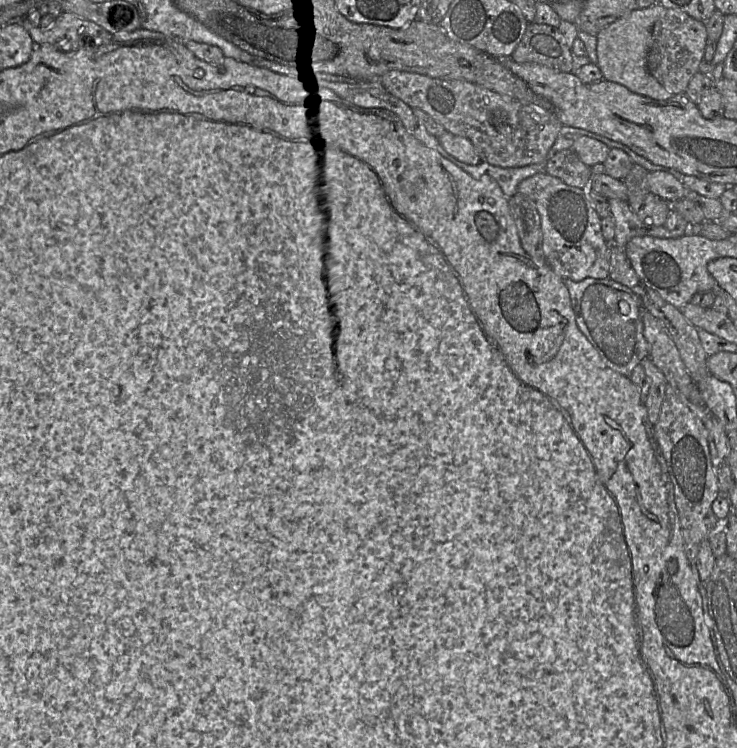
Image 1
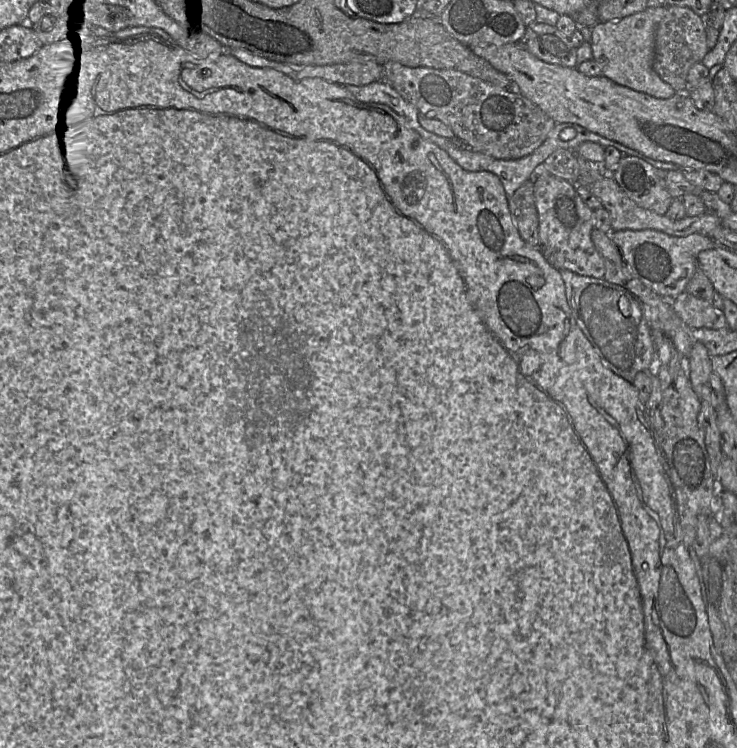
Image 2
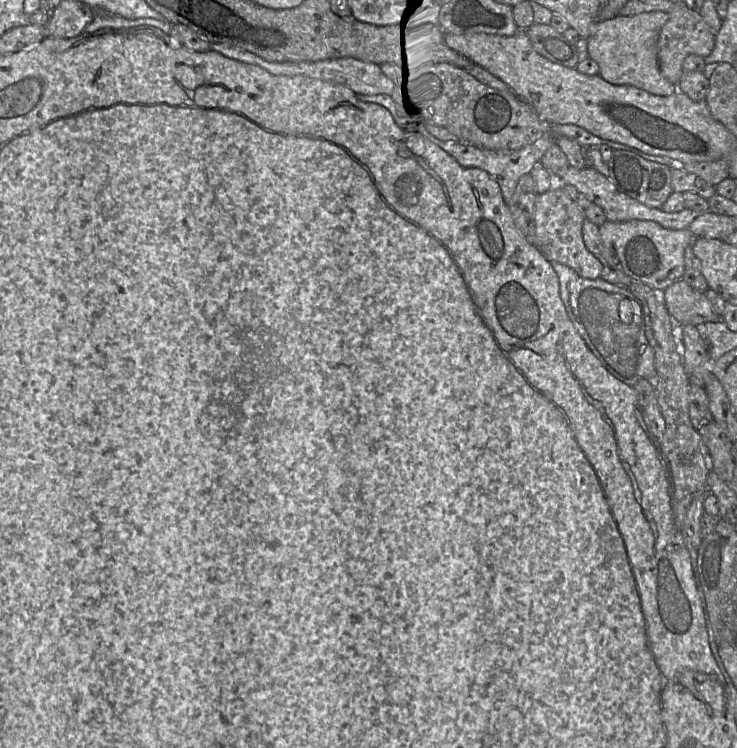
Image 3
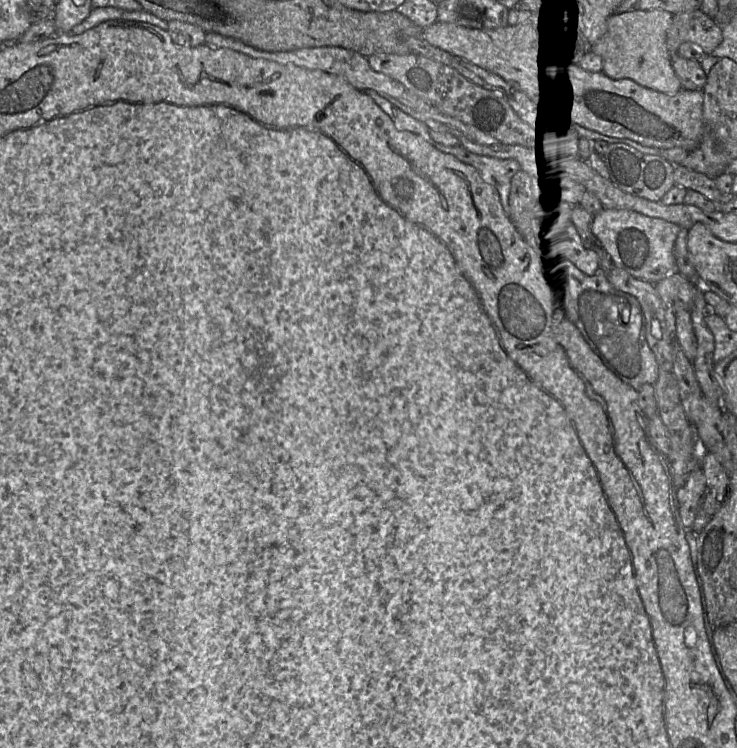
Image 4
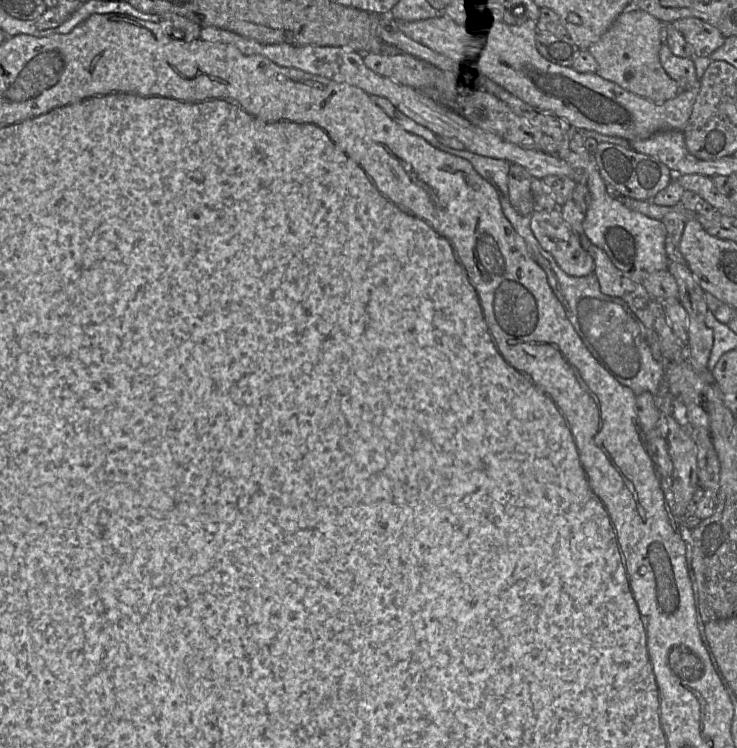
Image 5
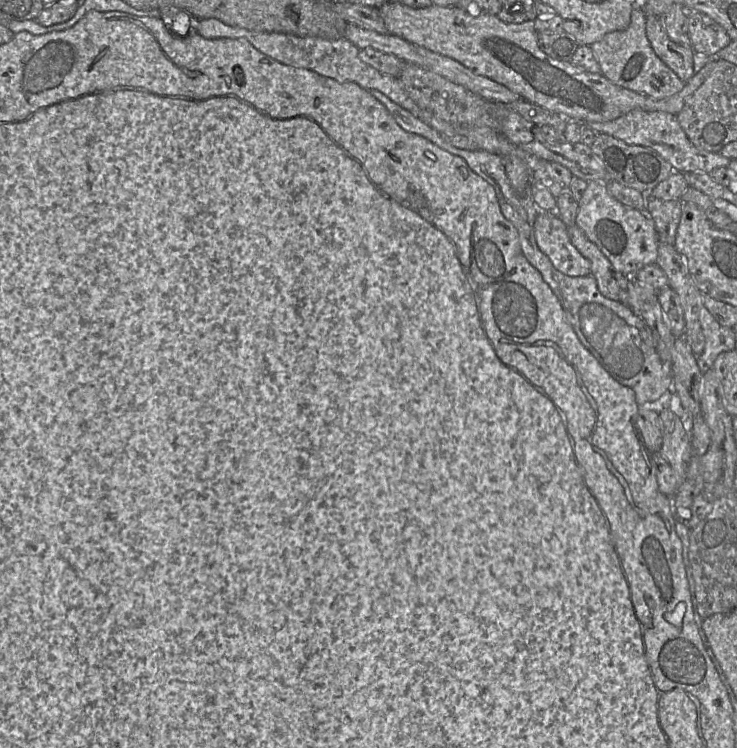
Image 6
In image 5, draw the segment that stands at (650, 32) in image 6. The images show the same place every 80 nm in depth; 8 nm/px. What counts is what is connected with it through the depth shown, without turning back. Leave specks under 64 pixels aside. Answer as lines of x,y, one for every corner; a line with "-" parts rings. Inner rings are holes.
665,42
660,48
659,56
665,71
677,82
681,90
692,88
700,81
693,58
676,56

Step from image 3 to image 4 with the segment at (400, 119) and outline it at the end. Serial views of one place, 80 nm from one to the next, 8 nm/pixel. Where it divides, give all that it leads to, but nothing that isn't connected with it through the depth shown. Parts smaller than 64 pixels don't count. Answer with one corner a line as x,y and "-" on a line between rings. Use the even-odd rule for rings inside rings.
367,89
362,91
371,97
373,101
392,119
398,130
410,131
420,135
426,142
439,150
439,143
434,141
429,133
430,128
424,123
403,112
374,90

